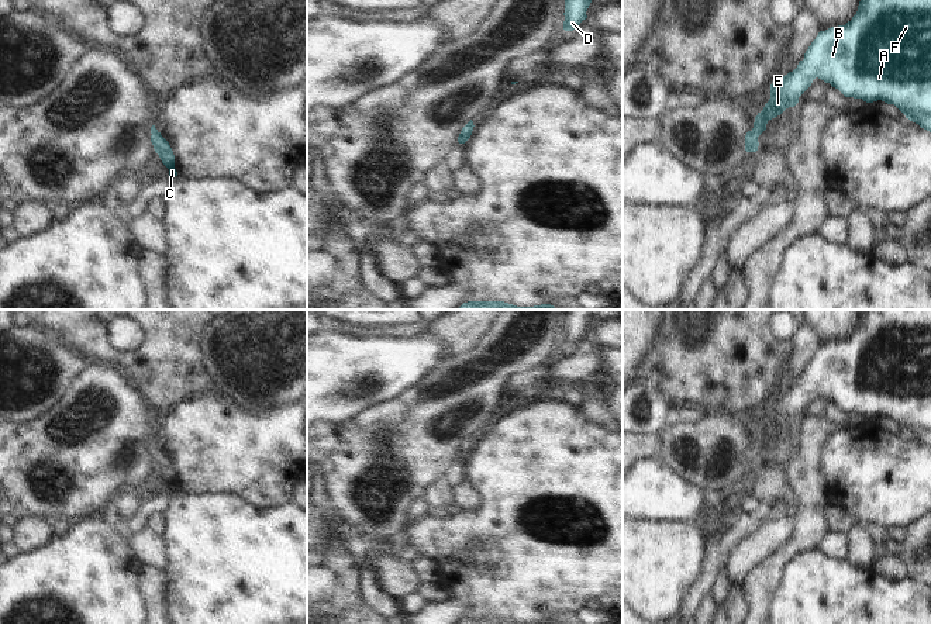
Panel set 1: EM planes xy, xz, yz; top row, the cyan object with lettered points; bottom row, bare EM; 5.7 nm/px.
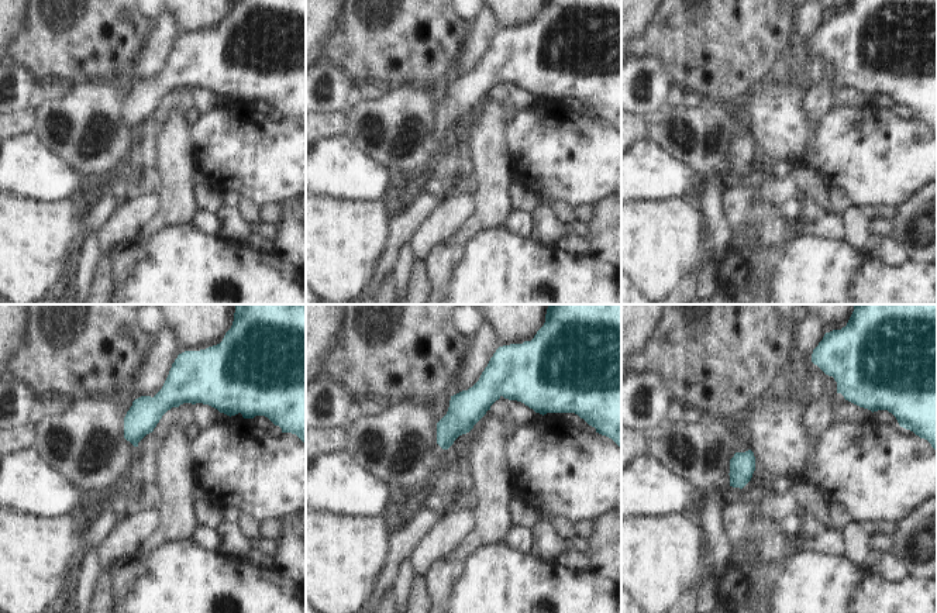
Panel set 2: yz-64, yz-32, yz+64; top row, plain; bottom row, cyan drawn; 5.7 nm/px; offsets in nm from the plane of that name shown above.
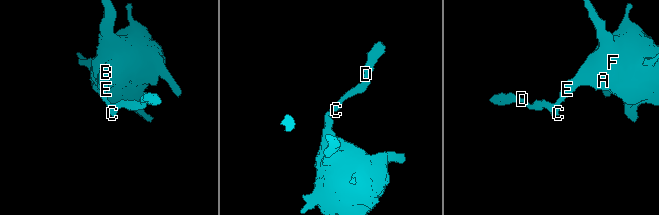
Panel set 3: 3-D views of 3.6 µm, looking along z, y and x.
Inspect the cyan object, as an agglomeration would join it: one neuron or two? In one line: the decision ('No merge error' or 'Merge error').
No merge error

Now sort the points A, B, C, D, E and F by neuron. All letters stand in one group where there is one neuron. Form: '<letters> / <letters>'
A B C D E F

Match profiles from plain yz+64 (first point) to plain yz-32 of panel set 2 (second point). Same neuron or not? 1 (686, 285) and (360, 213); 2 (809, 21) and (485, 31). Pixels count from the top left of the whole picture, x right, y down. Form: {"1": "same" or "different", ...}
{"1": "different", "2": "same"}

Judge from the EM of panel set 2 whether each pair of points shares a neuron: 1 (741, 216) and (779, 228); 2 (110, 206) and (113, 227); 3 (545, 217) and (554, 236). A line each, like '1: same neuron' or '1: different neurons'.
1: same neuron
2: different neurons
3: same neuron

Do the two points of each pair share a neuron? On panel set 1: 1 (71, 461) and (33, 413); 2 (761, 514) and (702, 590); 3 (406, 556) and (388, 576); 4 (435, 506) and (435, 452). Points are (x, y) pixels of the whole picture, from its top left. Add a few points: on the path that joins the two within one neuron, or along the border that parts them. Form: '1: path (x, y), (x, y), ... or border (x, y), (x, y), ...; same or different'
1: border (61, 394), (41, 414), (31, 420), (14, 423); different
2: path (741, 528), (717, 552), (710, 570); same
3: border (399, 556), (409, 565); different
4: border (434, 480), (420, 497); different

